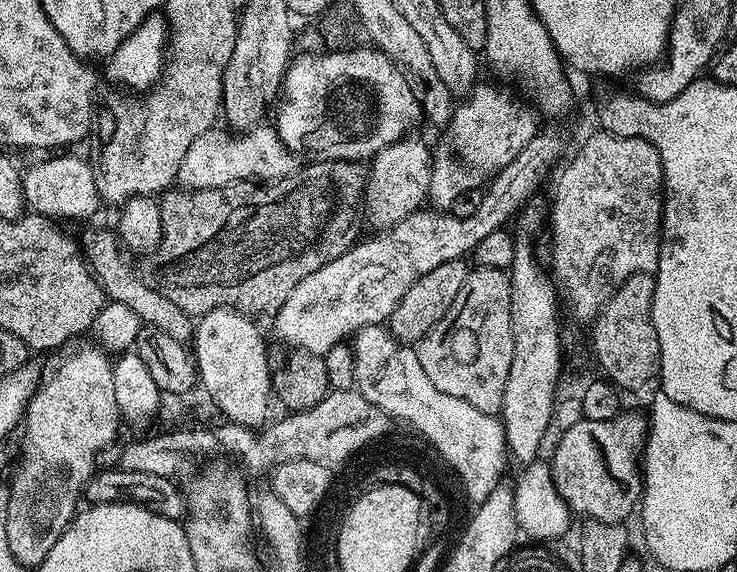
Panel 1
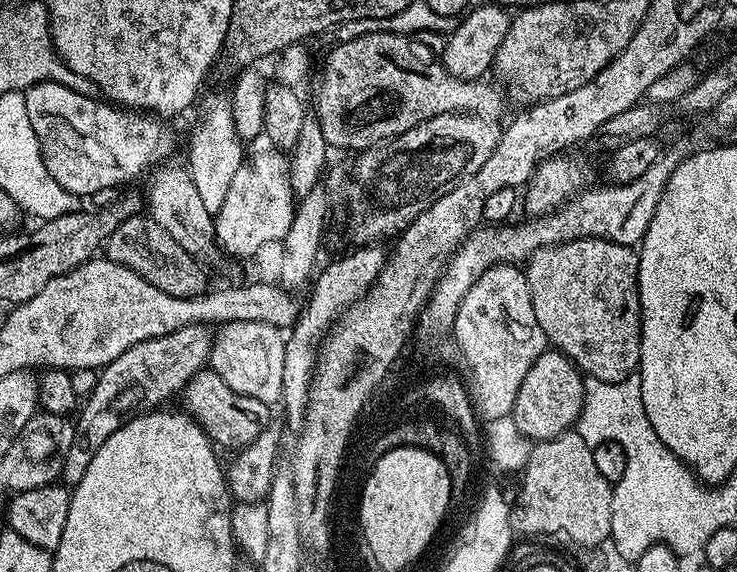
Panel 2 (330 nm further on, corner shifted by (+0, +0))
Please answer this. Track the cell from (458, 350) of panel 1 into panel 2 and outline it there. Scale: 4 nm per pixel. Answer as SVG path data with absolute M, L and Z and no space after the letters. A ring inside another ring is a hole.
M495 264L483 272L462 298L451 331L456 332L460 356L468 367L467 391L477 417L487 422L511 416L522 378L546 351L544 331L534 318L527 275L515 264Z

